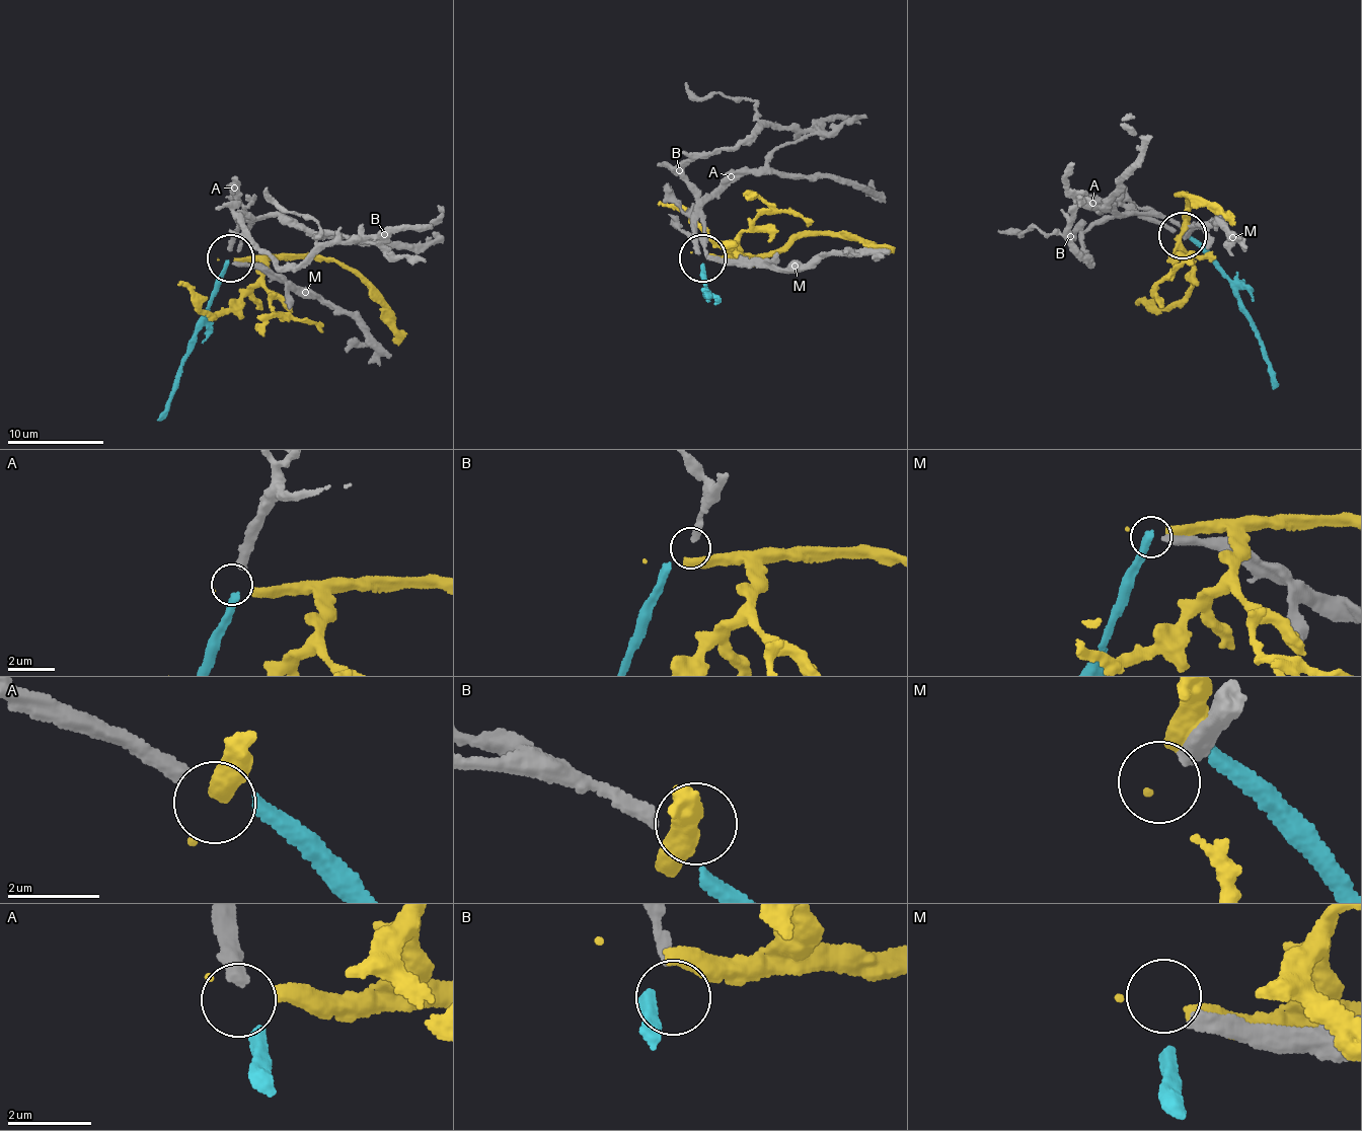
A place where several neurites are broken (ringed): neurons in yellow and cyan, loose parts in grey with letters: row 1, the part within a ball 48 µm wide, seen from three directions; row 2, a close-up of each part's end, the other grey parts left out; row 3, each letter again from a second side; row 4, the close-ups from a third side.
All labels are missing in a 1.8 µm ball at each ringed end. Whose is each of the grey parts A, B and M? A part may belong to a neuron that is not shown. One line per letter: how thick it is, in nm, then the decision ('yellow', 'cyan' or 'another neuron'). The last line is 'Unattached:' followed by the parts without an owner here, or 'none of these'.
A: 360 nm thick; another neuron
B: 320 nm thick; another neuron
M: 360 nm thick; another neuron
Unattached: A, B, M

